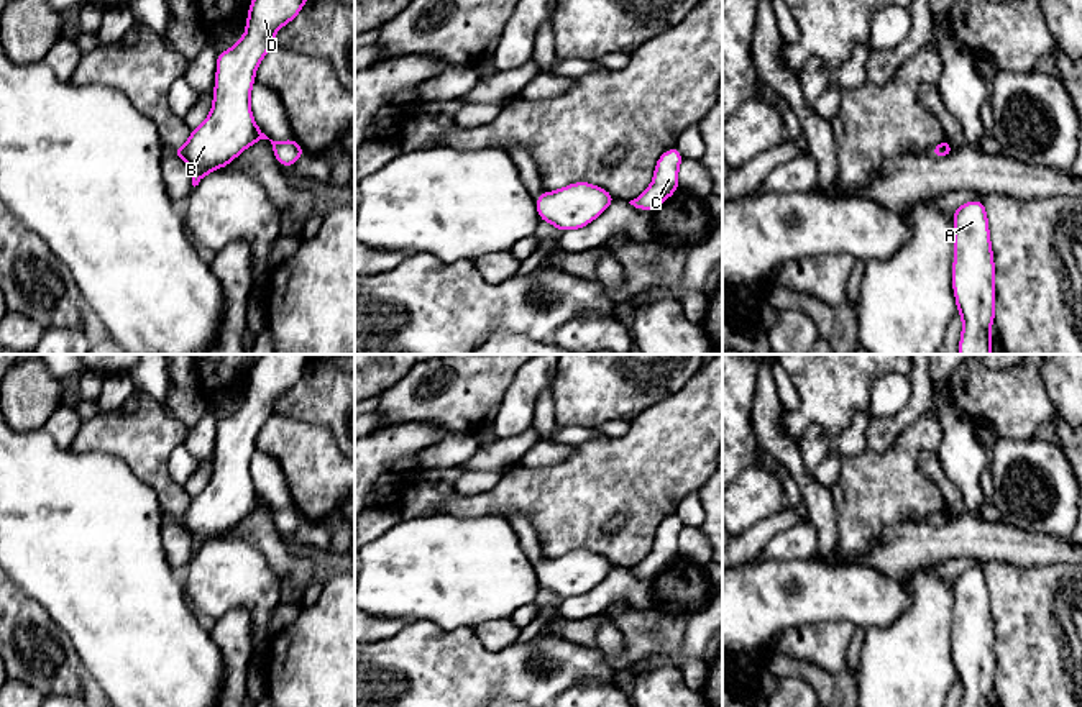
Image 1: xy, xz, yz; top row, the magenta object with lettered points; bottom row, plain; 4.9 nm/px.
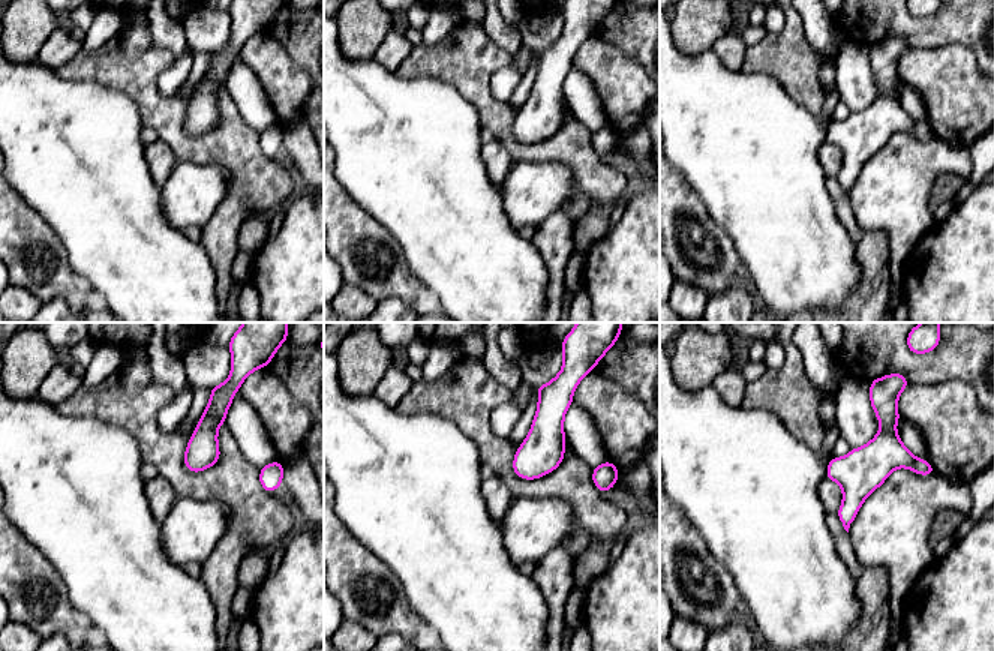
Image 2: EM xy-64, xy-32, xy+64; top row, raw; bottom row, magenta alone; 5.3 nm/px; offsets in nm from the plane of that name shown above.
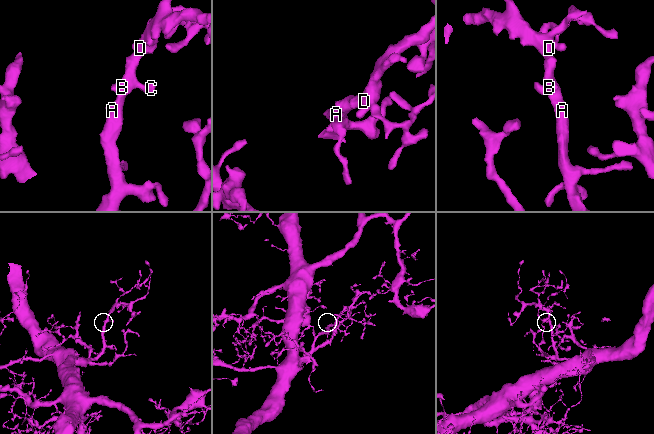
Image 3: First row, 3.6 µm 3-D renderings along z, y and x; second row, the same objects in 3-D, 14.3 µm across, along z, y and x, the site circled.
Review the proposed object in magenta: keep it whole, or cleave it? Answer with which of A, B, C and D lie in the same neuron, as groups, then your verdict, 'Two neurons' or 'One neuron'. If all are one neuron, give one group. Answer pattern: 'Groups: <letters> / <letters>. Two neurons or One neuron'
Groups: A B C D. One neuron

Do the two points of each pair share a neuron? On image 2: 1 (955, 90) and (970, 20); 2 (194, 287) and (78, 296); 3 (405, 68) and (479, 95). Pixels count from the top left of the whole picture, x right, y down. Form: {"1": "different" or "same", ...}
{"1": "different", "2": "different", "3": "same"}

